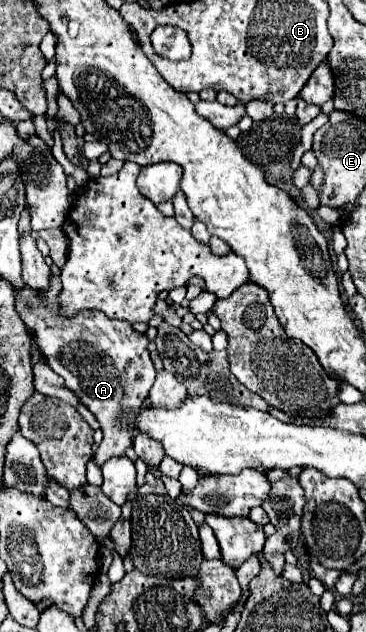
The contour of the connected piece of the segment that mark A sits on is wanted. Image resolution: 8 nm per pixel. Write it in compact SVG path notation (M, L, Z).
M30 287L16 297L16 309L22 321L36 333L48 365L64 377L66 387L80 397L102 425L104 439L94 453L94 463L102 467L110 457L124 457L134 439L134 415L144 405L156 377L148 351L148 335L134 331L128 321L108 319L94 309L76 313L74 317L62 317L52 307L42 307L40 299L32 301L28 309L26 303L30 297L36 297Z

